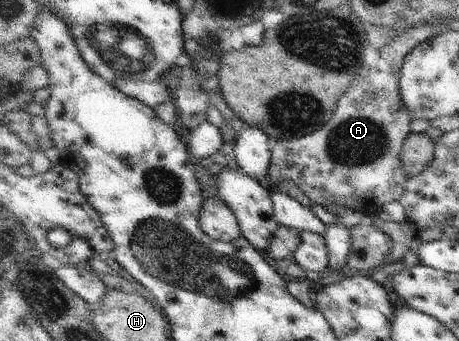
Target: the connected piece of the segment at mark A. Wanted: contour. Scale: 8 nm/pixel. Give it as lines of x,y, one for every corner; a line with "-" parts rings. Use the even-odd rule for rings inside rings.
426,24
408,28
406,32
400,33
396,40
392,40
384,50
380,51
381,57
370,67
368,74
364,78
358,78
358,86
341,98
338,114
334,114
334,118
322,130
304,138
277,140
272,149
269,185
277,189
280,181
290,180
314,204
323,204
328,208
339,204
367,216
378,215
385,205
399,201
405,194
406,185
410,180
403,165
403,147
410,136
410,124
414,120
401,95
401,68
404,58
413,48
438,35
440,30
442,26

